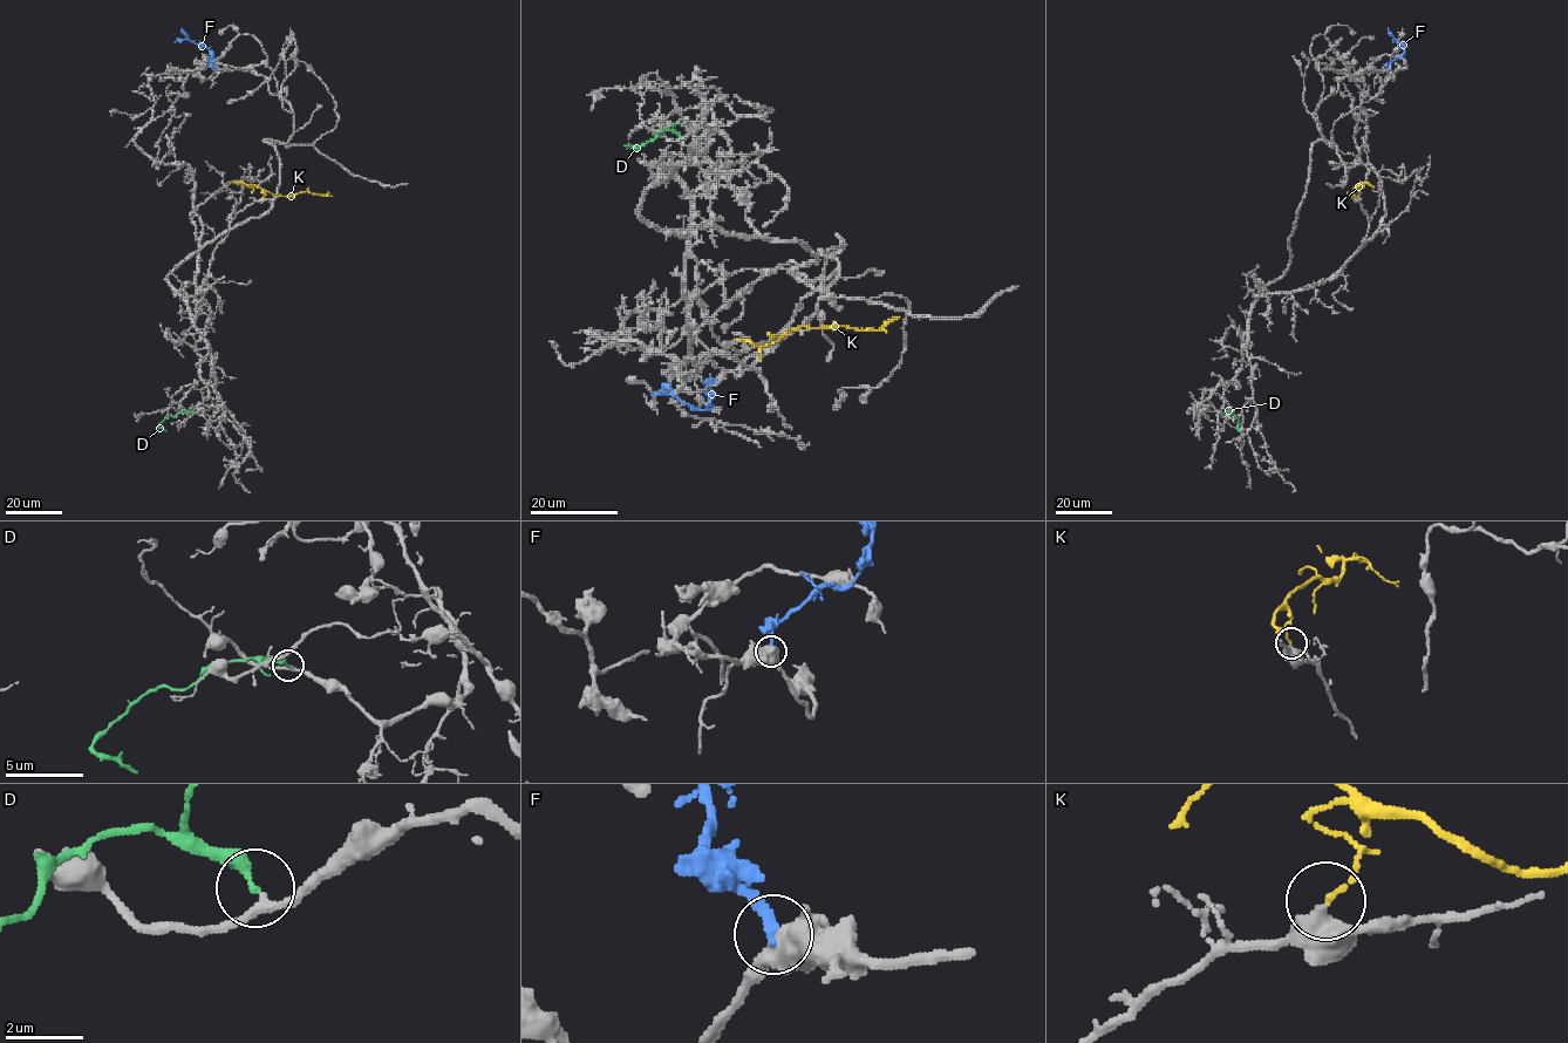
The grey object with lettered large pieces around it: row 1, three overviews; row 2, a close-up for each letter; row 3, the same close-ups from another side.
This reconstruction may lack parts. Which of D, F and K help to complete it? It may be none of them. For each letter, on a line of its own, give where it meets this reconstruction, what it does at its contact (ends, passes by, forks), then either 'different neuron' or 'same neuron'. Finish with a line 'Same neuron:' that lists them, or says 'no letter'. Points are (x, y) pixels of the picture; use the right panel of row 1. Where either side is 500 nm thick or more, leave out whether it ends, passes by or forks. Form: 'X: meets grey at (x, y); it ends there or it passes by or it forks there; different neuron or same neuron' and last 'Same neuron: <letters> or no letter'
D: meets grey at (1231, 411); it ends there; same neuron
F: meets grey at (1386, 69); different neuron
K: meets grey at (1355, 198); it ends there; different neuron
Same neuron: D

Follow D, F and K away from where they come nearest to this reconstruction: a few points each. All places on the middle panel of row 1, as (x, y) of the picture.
D: (681, 136), (663, 129), (635, 148), (626, 145), (638, 149)
F: (715, 380), (707, 383), (709, 404), (706, 409), (692, 408), (662, 382)
K: (789, 331), (845, 326), (881, 329), (900, 317)

